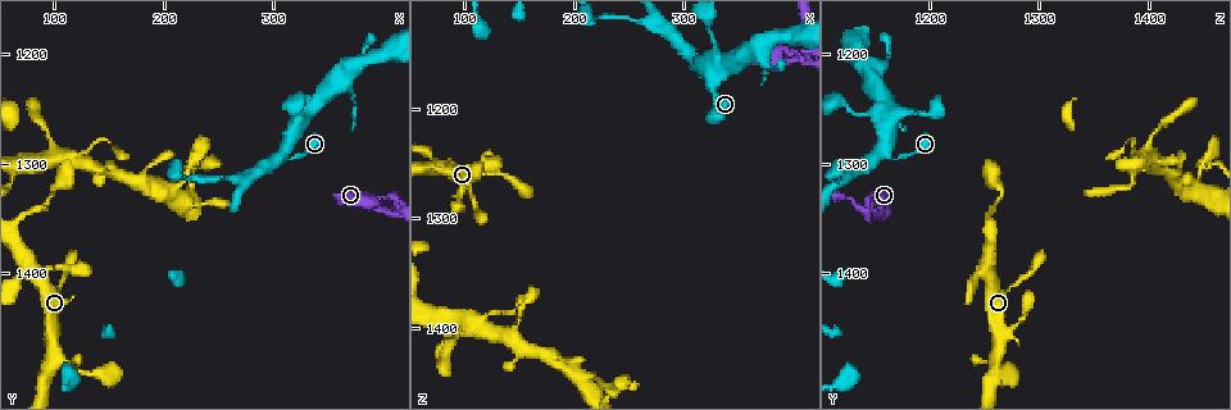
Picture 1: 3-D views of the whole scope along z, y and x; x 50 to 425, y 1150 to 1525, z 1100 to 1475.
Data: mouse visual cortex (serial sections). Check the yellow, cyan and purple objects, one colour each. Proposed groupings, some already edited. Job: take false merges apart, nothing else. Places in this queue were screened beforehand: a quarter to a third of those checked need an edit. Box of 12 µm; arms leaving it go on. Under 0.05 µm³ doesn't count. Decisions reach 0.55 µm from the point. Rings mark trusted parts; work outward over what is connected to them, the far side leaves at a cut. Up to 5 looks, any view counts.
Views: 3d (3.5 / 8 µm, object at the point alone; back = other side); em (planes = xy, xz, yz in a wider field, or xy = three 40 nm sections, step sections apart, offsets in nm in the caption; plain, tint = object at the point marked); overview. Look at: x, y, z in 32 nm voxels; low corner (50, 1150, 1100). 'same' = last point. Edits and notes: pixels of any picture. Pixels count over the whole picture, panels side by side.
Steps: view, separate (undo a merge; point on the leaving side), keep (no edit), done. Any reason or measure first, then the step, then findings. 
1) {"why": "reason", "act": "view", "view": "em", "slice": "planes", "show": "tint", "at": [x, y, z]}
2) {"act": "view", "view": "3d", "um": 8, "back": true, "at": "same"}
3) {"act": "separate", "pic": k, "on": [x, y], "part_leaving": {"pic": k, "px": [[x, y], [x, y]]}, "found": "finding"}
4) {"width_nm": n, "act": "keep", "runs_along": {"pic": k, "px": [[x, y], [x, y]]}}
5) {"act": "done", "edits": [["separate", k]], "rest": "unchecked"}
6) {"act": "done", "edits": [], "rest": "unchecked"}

{"why": "two arms in line, one across", "act": "view", "view": "3d", "um": 3.5, "at": [400, 1332, 1160]}

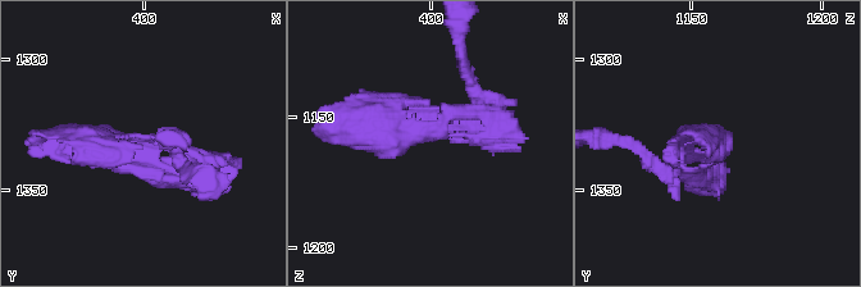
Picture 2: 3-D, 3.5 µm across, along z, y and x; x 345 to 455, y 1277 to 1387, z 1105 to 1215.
{"arms": 3, "arm_widths_nm": [150, 200, 250], "why": "need the tissue", "act": "view", "view": "em", "slice": "planes", "show": "tint", "at": [402, 1332, 1157]}

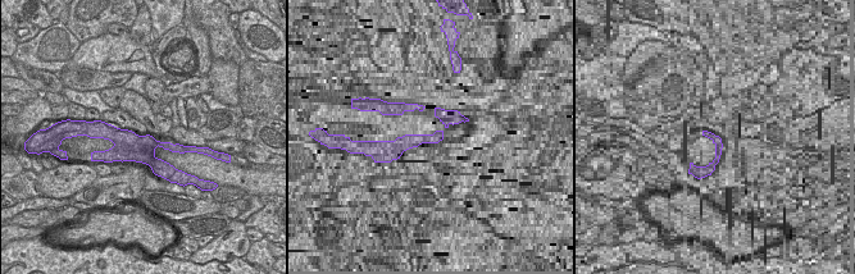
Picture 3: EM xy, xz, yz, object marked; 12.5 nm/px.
{"act": "keep", "runs_along": {"pic": 2, "px": [[352, 139], [438, 135], [474, 105], [470, 82]]}, "found": "all the same cell"}

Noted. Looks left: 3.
{"why": "four-way junction", "act": "view", "view": "3d", "um": 3.5, "at": [332, 1250, 1160]}

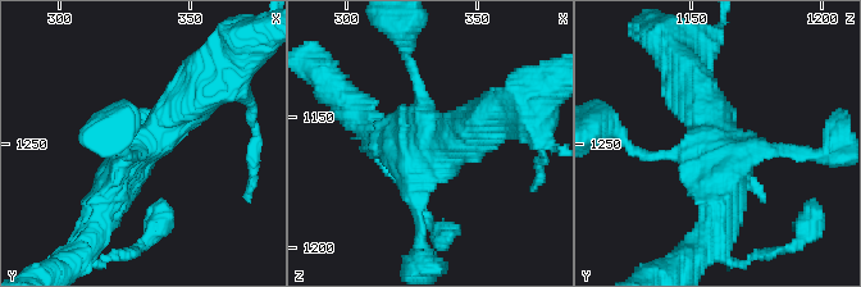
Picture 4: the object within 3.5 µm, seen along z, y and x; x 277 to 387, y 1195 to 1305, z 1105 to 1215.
{"arms": 4, "arm_widths_nm": [150, 200, 450, 500], "act": "view", "view": "em", "slice": "planes", "show": "tint", "at": [332, 1250, 1159]}

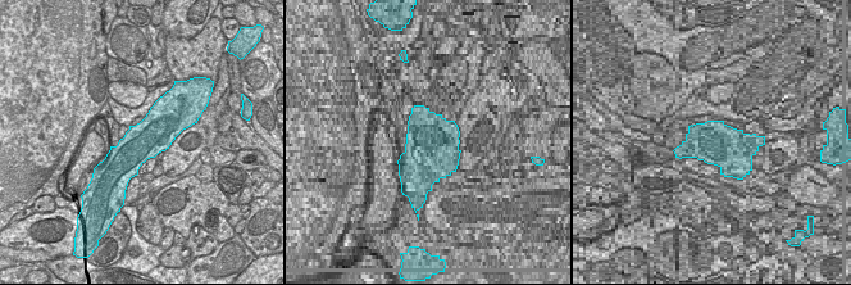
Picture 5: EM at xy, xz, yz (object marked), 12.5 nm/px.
{"width_nm": 480, "act": "keep", "runs_along": {"pic": 4, "px": [[98, 217], [130, 158], [204, 87]]}, "found": "continuous, no second cell"}

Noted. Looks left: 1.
{"act": "done", "edits": [], "rest": "unchecked"}

